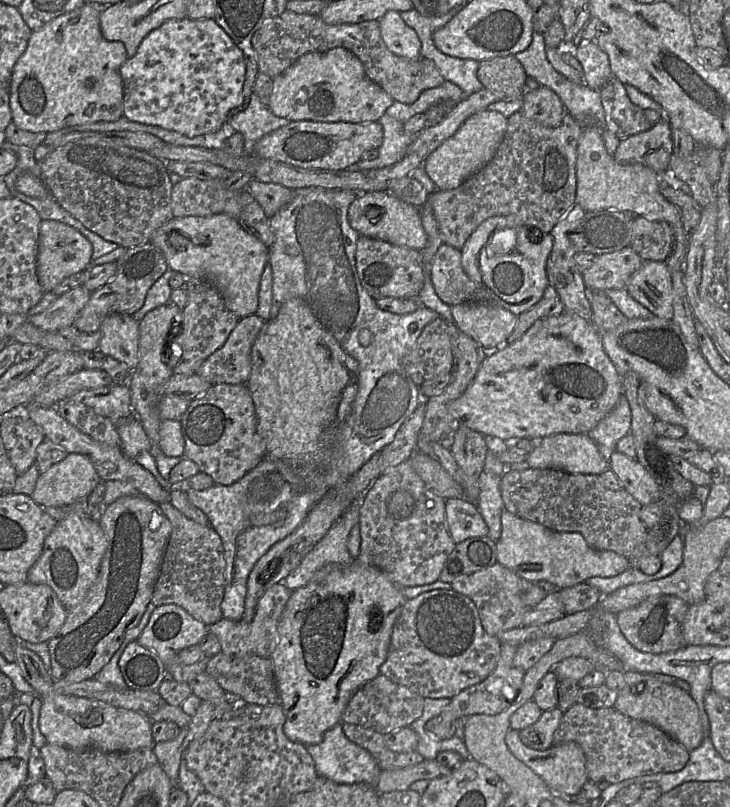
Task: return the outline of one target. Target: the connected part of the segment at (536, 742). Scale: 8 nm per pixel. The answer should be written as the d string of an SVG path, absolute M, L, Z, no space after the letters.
M558 708L543 711L539 720L519 732L521 741L535 750L553 746L554 733L559 727L563 712Z

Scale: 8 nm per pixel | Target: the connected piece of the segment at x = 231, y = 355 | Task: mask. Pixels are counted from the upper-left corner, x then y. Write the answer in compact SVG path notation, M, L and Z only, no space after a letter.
M255 314L240 318L225 344L195 374L212 384L246 384L251 373L252 346L266 321Z

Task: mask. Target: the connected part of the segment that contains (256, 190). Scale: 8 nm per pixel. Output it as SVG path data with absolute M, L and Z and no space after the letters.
M256 178L249 182L249 191L269 218L288 204L294 196L293 189L276 183L261 182Z

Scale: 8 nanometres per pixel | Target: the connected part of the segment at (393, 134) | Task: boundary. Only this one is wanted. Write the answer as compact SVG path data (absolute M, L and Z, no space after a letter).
M385 112L378 120L383 128L383 142L378 148L379 155L373 160L359 160L345 170L368 171L393 165L400 161L415 136L404 129L404 124Z

